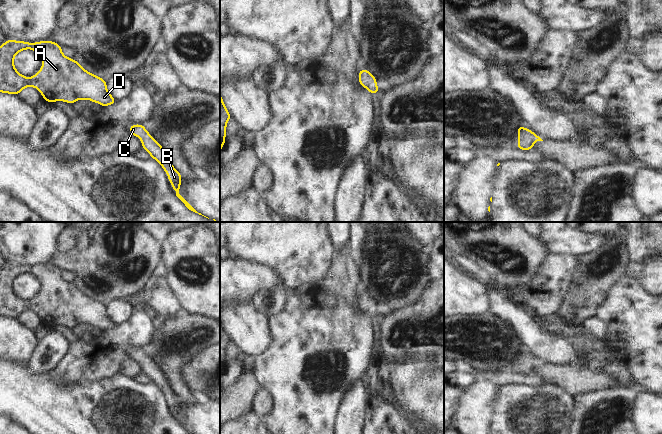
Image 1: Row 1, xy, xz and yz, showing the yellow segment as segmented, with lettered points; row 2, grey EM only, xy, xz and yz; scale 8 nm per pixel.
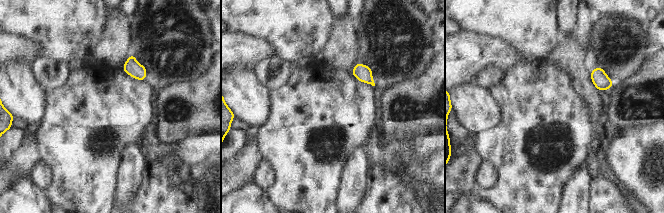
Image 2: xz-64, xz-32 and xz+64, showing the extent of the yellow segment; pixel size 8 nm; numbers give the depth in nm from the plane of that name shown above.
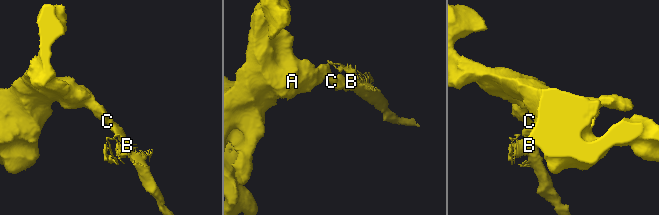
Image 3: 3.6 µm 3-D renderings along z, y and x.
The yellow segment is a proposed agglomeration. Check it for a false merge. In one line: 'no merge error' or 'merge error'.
no merge error

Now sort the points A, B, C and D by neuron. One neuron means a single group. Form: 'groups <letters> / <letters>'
groups A B C D

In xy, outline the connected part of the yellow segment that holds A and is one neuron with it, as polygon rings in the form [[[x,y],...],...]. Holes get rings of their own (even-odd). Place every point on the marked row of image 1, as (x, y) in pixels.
[[[7,39],[0,46],[0,92],[19,95],[25,87],[36,88],[41,93],[44,101],[51,104],[63,101],[73,105],[78,100],[90,100],[102,107],[107,107],[117,102],[107,89],[107,81],[85,70],[76,59],[65,56],[62,52],[62,46],[58,43],[52,40],[30,43]],[[27,49],[38,53],[43,62],[40,70],[31,77],[25,77],[19,73],[14,65],[15,56]]]

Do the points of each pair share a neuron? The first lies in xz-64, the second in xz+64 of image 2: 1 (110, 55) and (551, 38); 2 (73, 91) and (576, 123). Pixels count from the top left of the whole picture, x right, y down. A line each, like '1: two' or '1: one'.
1: two
2: one

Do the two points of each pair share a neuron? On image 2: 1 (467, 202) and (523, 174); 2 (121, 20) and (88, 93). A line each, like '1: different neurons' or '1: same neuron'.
1: different neurons
2: different neurons

